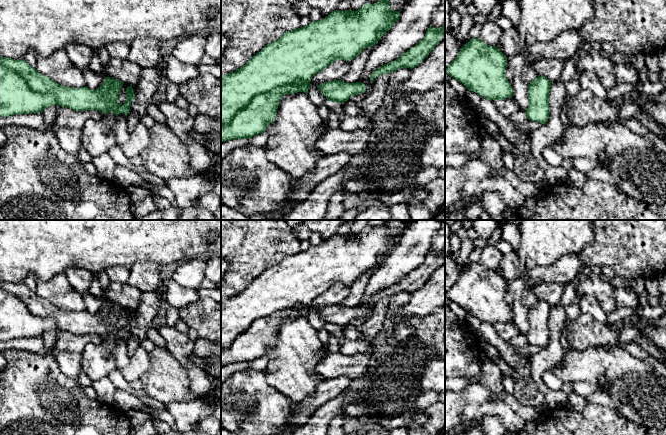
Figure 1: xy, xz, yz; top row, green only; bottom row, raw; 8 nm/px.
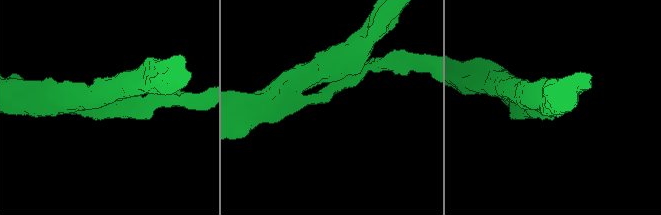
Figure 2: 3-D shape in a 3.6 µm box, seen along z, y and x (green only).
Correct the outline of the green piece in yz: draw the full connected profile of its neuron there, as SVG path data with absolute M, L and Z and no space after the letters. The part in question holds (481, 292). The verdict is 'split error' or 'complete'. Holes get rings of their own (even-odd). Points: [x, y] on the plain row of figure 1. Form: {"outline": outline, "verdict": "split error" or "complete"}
{"outline": "M473 262L447 290L446 296L469 315L488 324L504 324L513 320L513 312L505 300L507 281L496 271Z", "verdict": "complete"}

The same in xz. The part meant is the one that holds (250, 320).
{"outline": "M389 220L375 228L365 227L360 233L352 235L332 235L320 245L284 257L279 263L267 268L253 280L247 288L235 296L221 300L221 366L233 363L250 363L265 356L267 350L276 342L281 322L285 318L308 317L311 302L323 295L336 284L350 286L364 273L378 267L400 241L400 235L391 235Z", "verdict": "complete"}

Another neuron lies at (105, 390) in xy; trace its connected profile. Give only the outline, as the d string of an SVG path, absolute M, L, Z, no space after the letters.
M108 376L98 381L94 381L92 383L92 387L96 392L97 399L101 403L104 403L110 407L116 406L115 394L117 389Z

